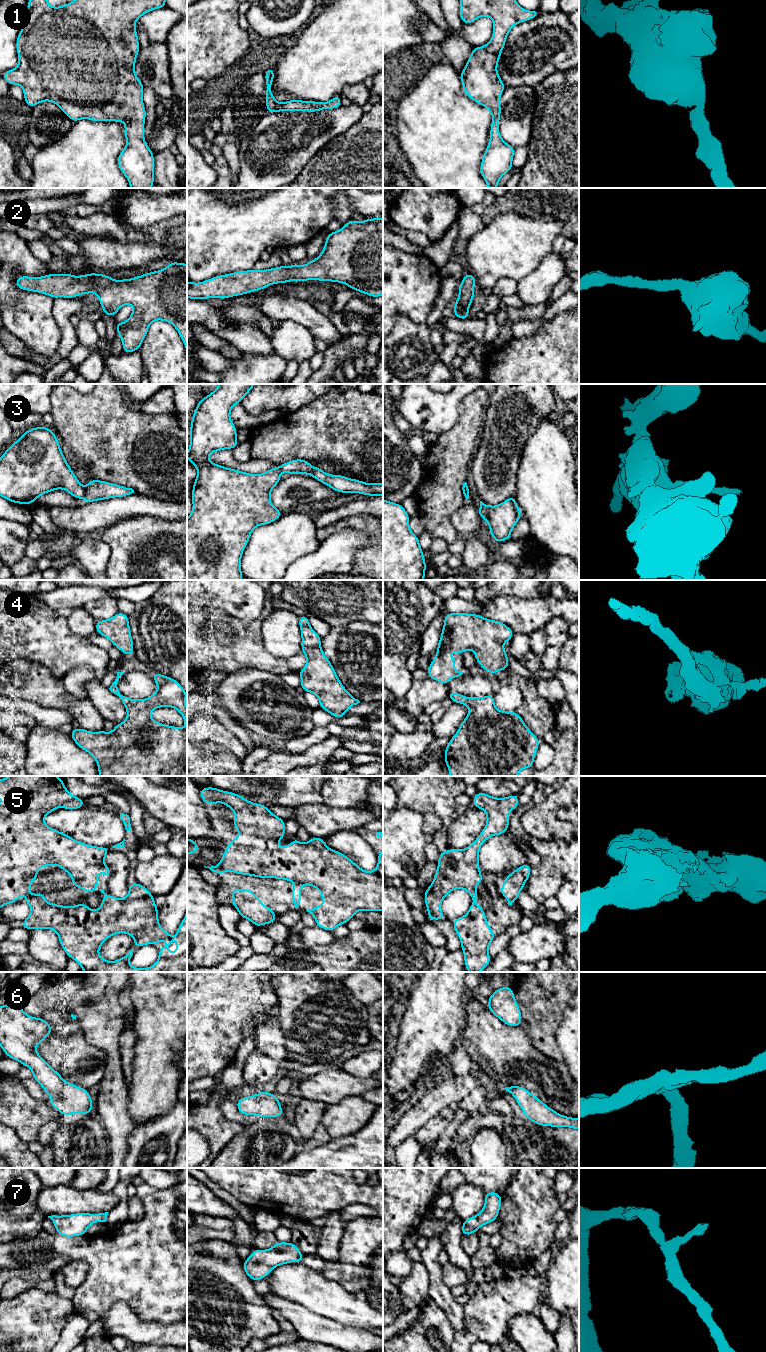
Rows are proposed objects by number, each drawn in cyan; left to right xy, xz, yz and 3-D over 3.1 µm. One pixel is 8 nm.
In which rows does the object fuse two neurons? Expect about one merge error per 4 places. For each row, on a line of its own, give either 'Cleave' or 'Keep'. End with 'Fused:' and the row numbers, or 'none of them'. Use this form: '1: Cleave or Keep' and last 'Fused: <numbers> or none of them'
1: Keep
2: Keep
3: Cleave
4: Keep
5: Keep
6: Keep
7: Keep
Fused: 3

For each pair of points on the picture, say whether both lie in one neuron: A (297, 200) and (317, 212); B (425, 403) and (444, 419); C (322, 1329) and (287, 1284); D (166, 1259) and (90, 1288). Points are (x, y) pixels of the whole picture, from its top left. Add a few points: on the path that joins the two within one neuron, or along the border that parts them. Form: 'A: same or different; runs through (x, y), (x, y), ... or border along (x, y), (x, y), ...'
A: same; runs through (302, 200), (312, 209)
B: same; runs through (430, 408), (439, 414)
C: different; border along (283, 1298), (294, 1301), (326, 1317)
D: same; runs through (147, 1263), (125, 1263), (109, 1279)

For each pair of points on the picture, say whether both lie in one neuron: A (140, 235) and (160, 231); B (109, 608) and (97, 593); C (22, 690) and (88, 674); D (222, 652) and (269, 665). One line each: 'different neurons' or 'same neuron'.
A: same neuron
B: different neurons
C: different neurons
D: same neuron

